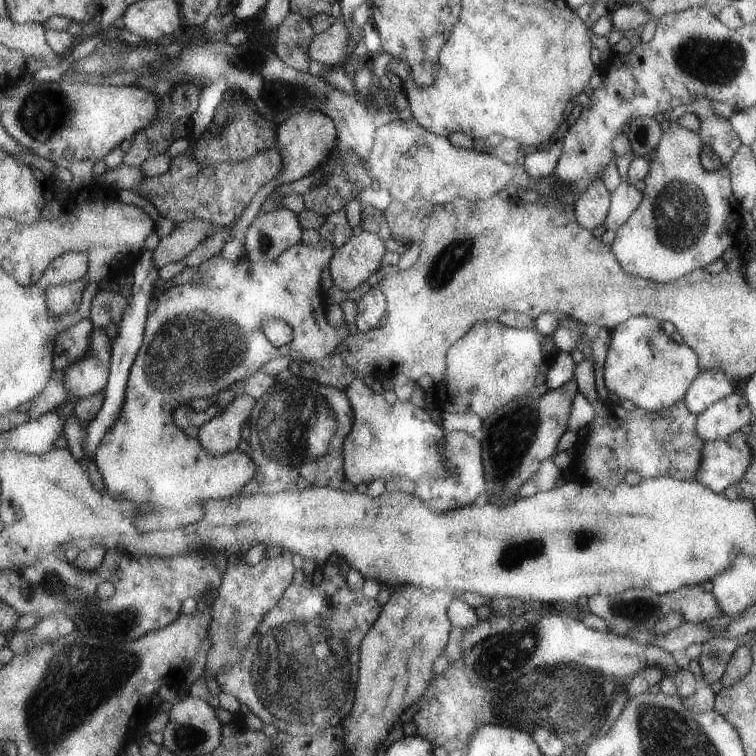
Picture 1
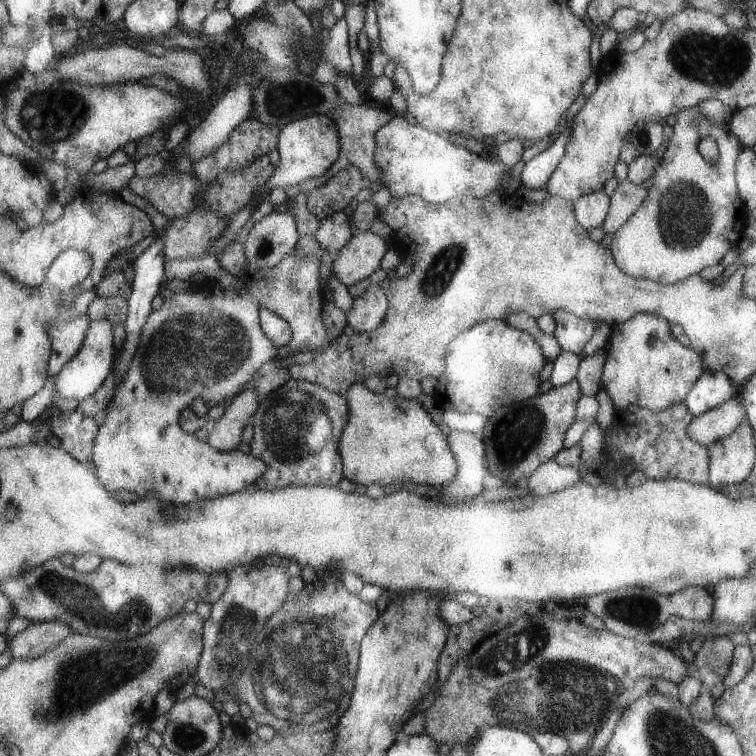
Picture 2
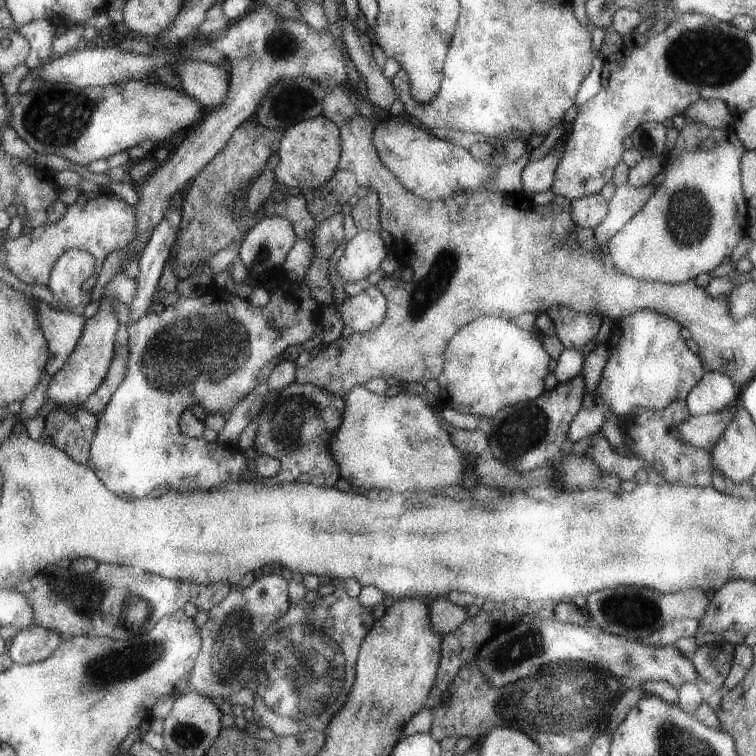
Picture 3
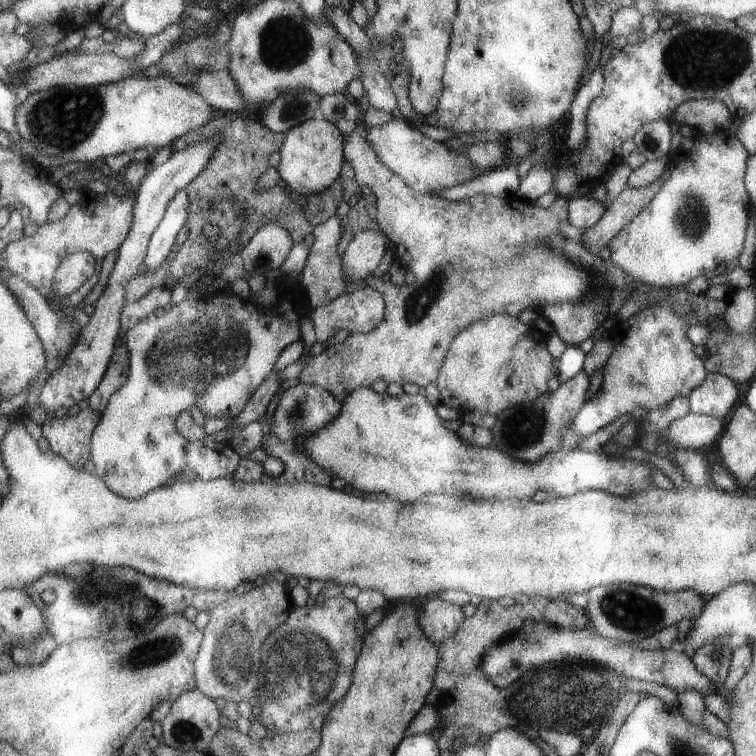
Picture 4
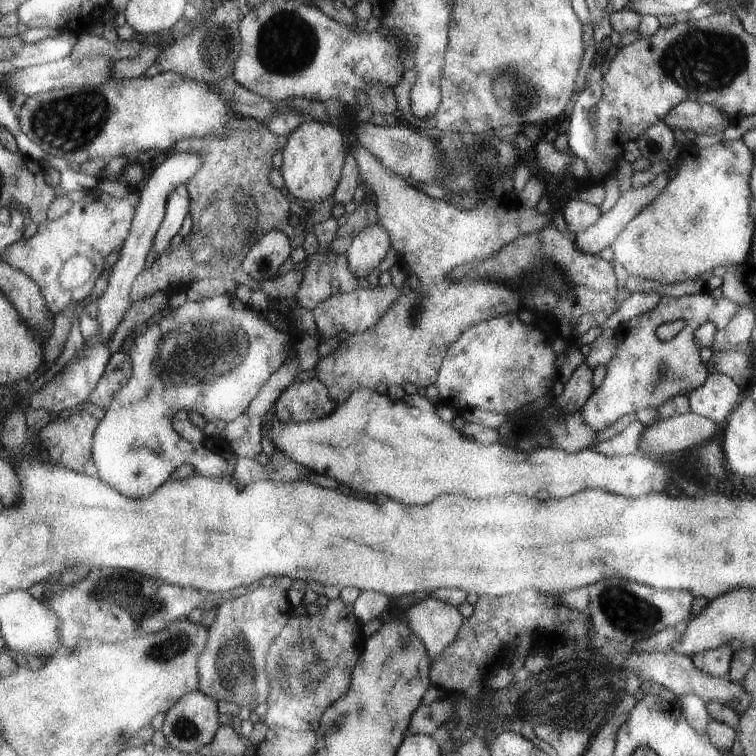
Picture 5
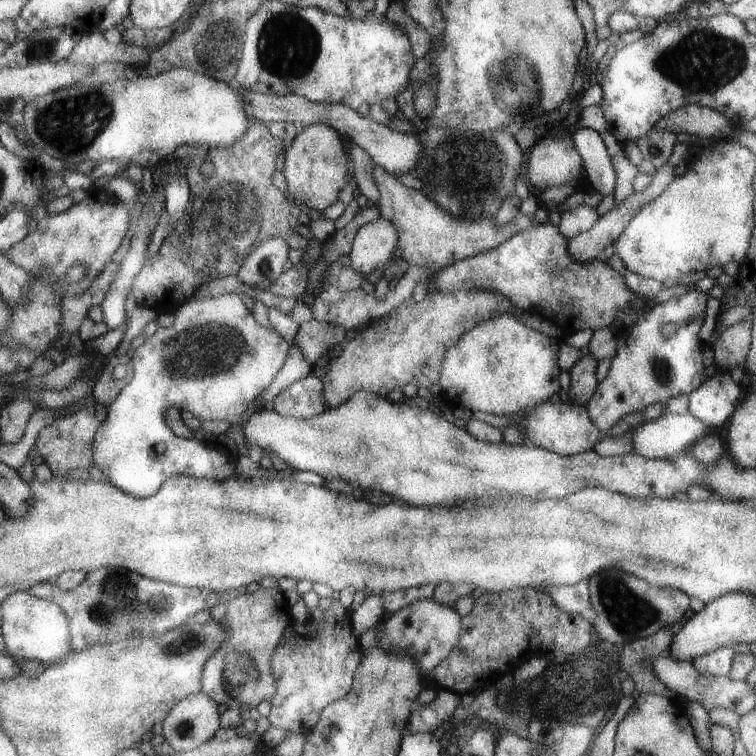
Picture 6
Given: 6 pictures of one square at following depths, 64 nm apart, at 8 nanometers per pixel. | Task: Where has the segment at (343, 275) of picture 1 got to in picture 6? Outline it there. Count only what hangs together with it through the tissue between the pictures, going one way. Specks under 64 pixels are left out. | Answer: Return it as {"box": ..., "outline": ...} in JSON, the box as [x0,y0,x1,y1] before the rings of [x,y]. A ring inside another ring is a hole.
{"box":[350,218,398,277],"outline":[[[383,218],[367,223],[357,231],[353,240],[350,252],[353,268],[365,277],[375,268],[384,268],[383,264],[389,260],[395,244],[398,244],[395,226]]]}

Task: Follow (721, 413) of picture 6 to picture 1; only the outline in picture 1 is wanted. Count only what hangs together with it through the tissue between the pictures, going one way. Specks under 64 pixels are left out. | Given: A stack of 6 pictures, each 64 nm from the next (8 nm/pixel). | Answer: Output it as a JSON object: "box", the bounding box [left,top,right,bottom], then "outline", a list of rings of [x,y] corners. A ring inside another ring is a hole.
{"box":[682,370,737,416],"outline":[[[700,370],[689,384],[682,401],[687,410],[697,416],[711,404],[729,396],[737,388],[721,371]]]}

